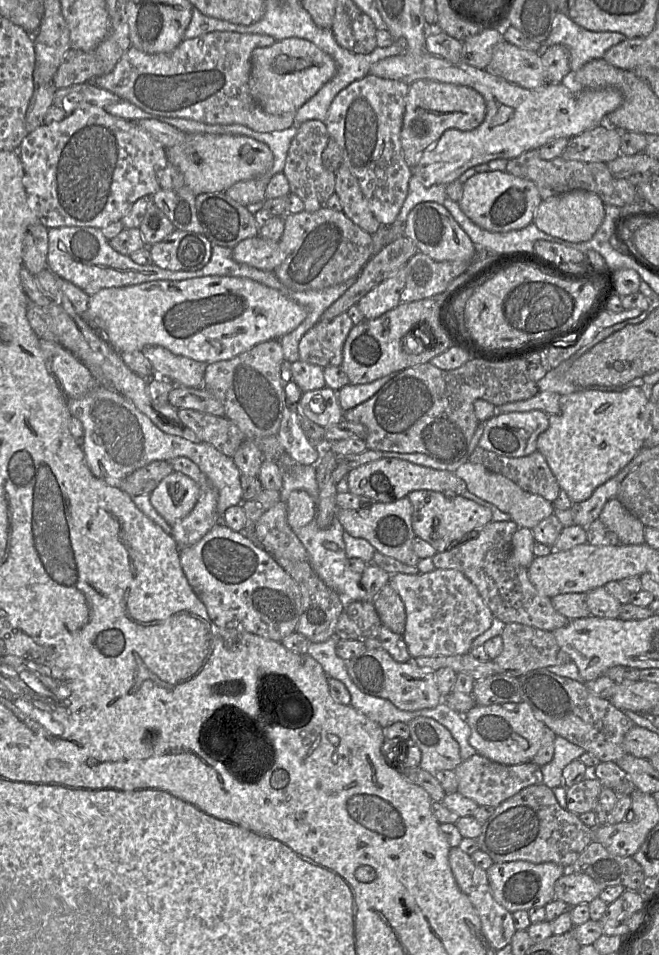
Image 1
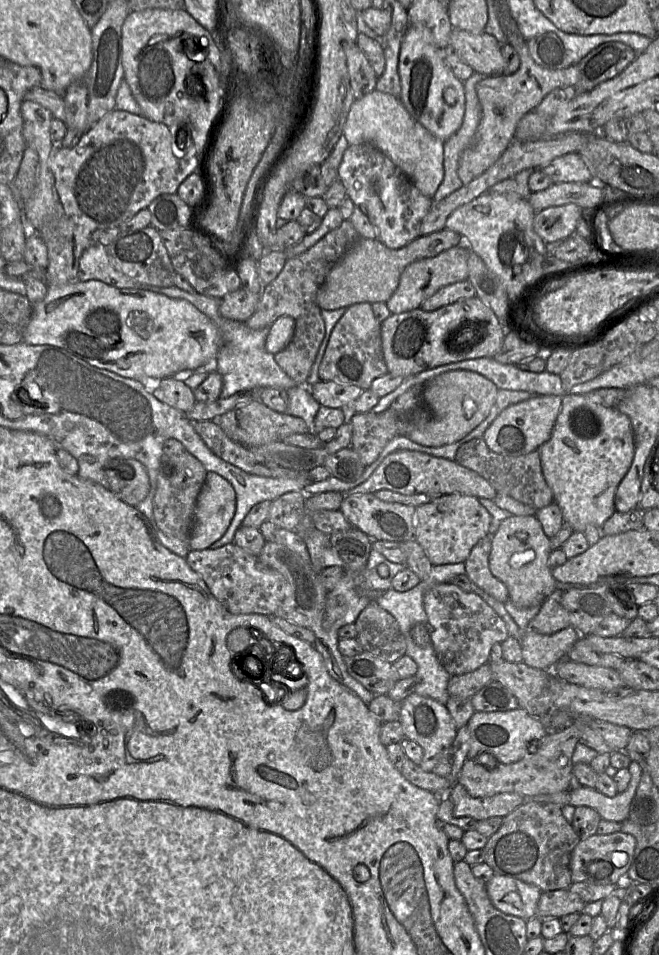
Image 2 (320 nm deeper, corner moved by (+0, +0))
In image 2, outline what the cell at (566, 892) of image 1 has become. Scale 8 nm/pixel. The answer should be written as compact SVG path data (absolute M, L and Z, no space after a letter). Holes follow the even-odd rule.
M569 889L542 892L537 906L537 917L540 919L561 918L574 912L583 913L585 903Z

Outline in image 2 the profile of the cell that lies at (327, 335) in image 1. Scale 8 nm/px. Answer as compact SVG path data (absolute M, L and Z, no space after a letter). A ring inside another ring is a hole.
M357 303L348 307L330 335L318 369L320 380L350 384L363 390L370 390L372 382L387 373L382 351L381 322L375 317L371 304Z

